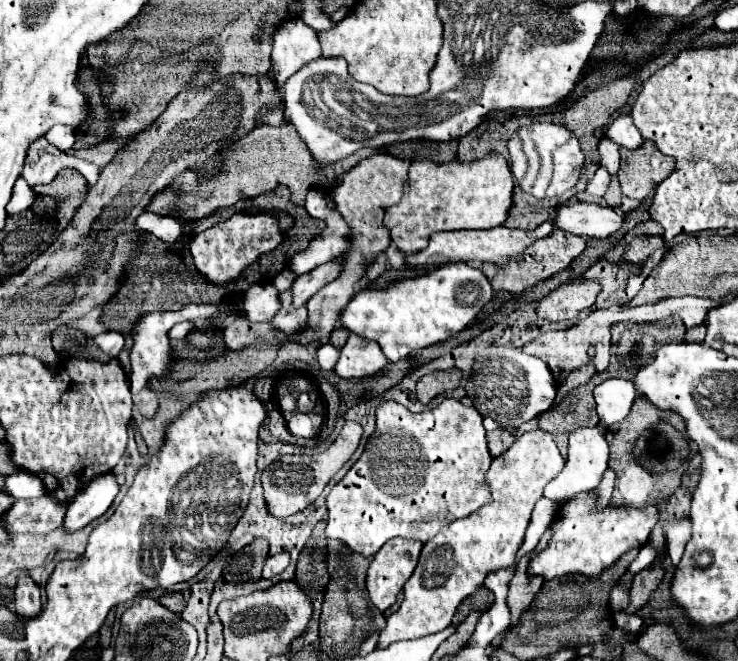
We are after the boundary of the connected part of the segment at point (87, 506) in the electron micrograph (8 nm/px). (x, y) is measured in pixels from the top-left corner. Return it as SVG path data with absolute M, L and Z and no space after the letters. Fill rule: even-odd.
M111 473L105 477L95 477L83 489L83 493L73 499L73 505L67 505L67 515L63 523L65 531L75 533L87 527L91 521L99 519L111 507L117 493L119 485Z

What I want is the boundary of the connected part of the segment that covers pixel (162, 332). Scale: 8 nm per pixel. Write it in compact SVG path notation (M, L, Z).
M199 304L199 305L185 305L185 307L183 307L183 311L153 311L153 313L147 313L145 317L141 317L141 319L137 321L137 325L135 325L135 345L133 345L133 351L131 351L131 367L133 367L133 371L131 371L131 377L129 377L129 380L132 400L133 395L138 395L139 390L141 391L142 387L146 386L146 382L149 381L149 379L153 379L153 377L169 377L169 373L173 371L173 363L175 363L175 359L171 357L171 349L173 349L173 345L171 345L171 339L169 339L169 329L173 327L173 323L180 323L183 321L196 321L197 323L205 323L210 318L217 317L220 314L221 311L219 309L219 306L216 304Z

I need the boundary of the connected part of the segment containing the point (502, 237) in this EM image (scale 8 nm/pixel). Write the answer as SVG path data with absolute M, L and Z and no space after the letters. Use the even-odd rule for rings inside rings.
M553 221L541 223L535 231L523 231L523 229L509 229L509 227L493 227L487 231L441 231L433 233L429 239L429 245L425 251L413 253L405 257L409 265L441 265L441 263L451 263L451 261L465 261L465 263L499 263L501 259L513 259L519 257L535 239L545 237L553 231Z

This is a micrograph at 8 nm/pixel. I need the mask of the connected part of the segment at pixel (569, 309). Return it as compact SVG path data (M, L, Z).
M571 281L543 297L537 305L537 315L551 321L575 319L583 309L589 309L595 303L599 293L601 285L597 281Z

